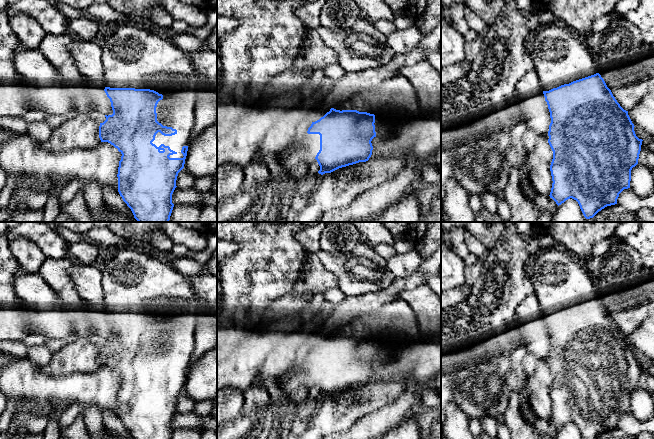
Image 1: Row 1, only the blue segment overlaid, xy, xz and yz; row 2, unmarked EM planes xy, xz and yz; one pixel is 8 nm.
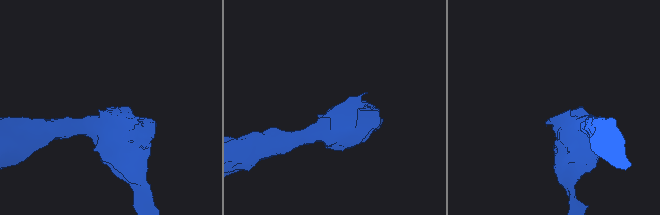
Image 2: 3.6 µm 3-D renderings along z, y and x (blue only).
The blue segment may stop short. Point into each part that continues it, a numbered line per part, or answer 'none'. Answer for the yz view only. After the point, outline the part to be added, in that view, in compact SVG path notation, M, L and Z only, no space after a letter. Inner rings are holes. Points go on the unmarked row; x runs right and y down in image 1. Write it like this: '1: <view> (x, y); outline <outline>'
1: yz (559, 282); outline M554 248L537 253L531 281L543 315L599 295L590 273L578 264L577 258Z

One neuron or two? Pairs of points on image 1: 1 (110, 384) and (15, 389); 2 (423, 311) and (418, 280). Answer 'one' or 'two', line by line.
1: one
2: two

